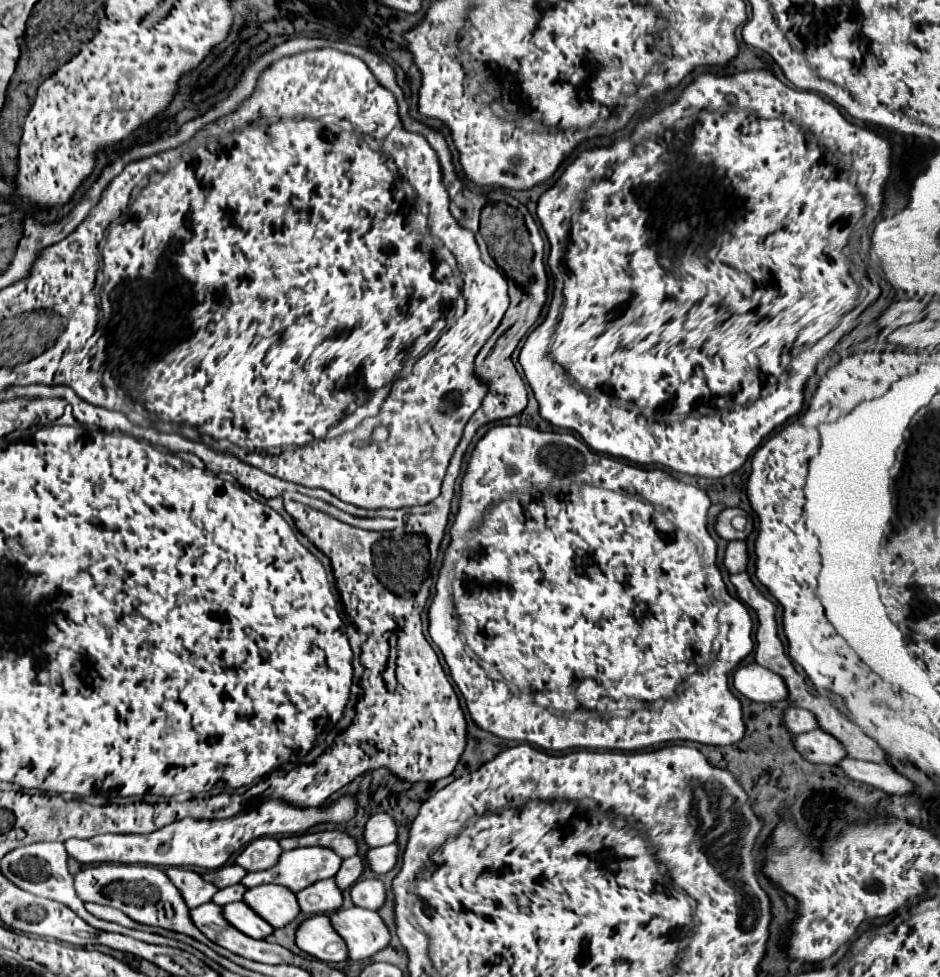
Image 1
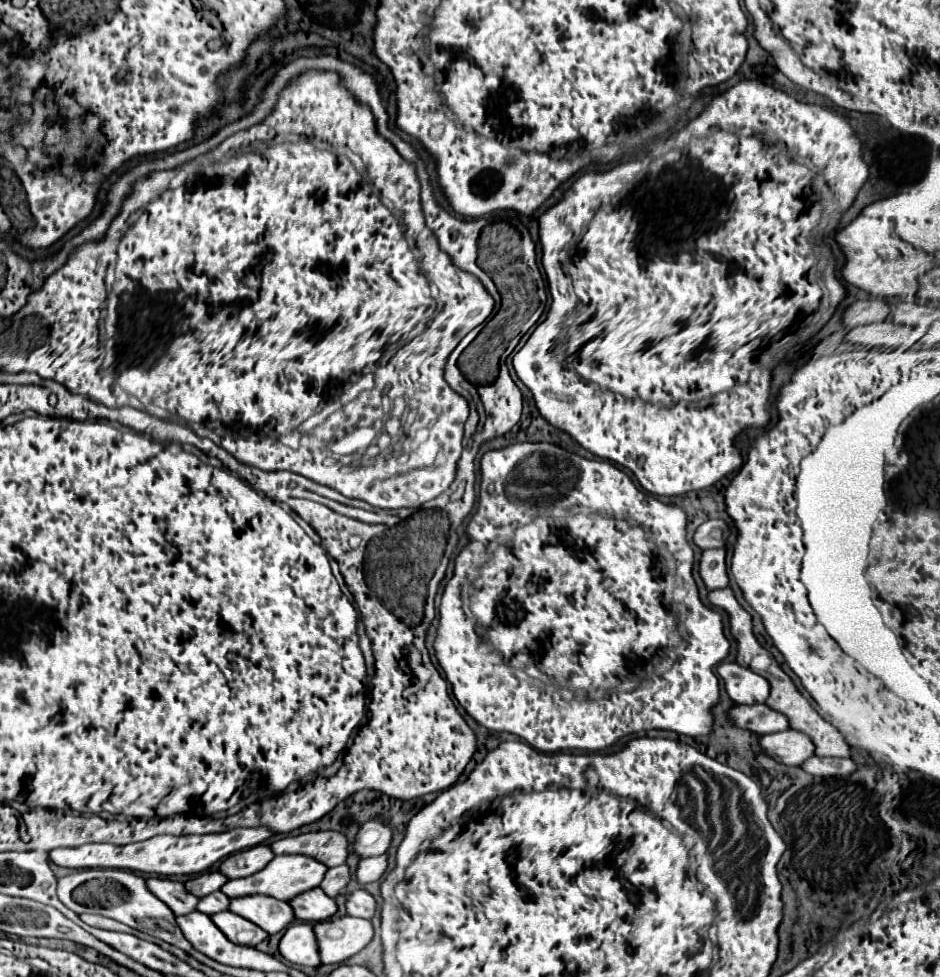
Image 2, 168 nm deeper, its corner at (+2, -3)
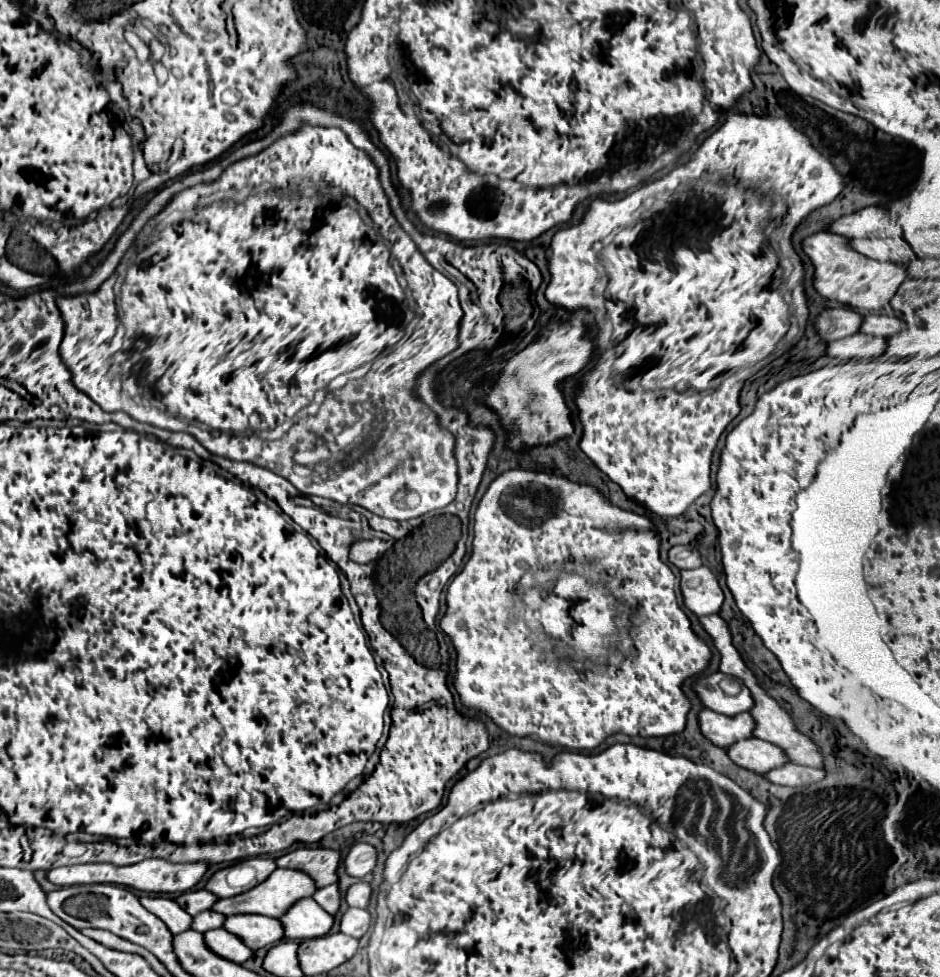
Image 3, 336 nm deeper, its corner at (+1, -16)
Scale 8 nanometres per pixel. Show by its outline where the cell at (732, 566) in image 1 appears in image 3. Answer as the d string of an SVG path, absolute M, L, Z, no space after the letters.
M707 566L683 570L679 586L685 608L691 610L695 616L709 616L721 610L723 590L719 588L715 574Z

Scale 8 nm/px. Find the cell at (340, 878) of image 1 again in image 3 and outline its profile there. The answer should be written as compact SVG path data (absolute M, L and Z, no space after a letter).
M329 884L329 886L321 888L321 890L317 890L315 896L313 896L313 900L315 900L325 912L335 914L335 912L339 910L339 902L341 902L341 896L339 896L339 888L337 888L337 884Z

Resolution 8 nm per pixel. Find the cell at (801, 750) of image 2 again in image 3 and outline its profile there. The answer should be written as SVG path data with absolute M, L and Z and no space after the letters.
M749 738L749 740L739 740L737 744L731 744L727 750L727 756L741 768L747 768L751 772L763 774L769 772L777 766L783 766L785 754L781 748L777 748L771 742L759 740L759 738Z

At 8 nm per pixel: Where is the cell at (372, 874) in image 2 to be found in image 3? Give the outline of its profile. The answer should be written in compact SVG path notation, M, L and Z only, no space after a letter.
M357 882L353 886L349 886L345 900L351 908L367 908L369 904L369 896L371 896L371 888L367 882Z

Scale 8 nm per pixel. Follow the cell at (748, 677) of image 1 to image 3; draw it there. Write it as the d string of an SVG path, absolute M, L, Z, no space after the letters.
M709 674L709 678L697 678L693 684L693 690L705 708L719 712L719 714L725 714L725 716L735 716L739 712L751 710L753 698L745 686L741 686L739 694L731 696L731 694L725 694L721 690L715 676L717 674Z

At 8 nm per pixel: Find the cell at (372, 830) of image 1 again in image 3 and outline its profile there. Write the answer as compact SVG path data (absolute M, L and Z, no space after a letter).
M355 844L343 858L345 872L353 878L363 878L373 870L375 860L377 860L377 850L371 844Z

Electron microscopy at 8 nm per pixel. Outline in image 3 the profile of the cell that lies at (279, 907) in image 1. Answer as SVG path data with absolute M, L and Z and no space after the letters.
M235 914L225 918L223 928L233 932L247 948L259 950L263 946L283 940L283 928L277 918L261 914Z

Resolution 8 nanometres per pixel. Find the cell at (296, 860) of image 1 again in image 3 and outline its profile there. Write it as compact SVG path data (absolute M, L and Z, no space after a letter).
M277 868L269 880L261 882L257 888L241 894L241 896L231 896L231 898L223 898L217 900L217 904L213 904L213 912L221 912L223 916L233 916L233 914L263 914L263 916L271 916L271 918L279 918L281 914L285 914L285 908L291 908L291 904L295 904L297 900L305 898L305 896L313 896L315 892L315 884L313 880L299 872L299 870L281 870Z

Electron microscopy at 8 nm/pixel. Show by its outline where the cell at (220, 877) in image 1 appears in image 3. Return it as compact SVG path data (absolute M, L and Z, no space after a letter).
M191 890L191 892L183 892L181 896L177 896L175 902L191 916L197 916L197 914L209 910L217 902L217 896L207 890Z

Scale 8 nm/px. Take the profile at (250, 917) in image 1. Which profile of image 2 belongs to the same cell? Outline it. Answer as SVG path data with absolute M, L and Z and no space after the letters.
M220 911L210 917L214 925L232 941L238 945L256 947L260 941L268 937L268 933L260 927L256 927L252 921L246 921L244 917L232 913L232 911Z

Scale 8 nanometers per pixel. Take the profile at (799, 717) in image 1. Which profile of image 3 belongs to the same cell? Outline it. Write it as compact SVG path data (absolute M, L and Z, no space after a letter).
M703 708L699 712L701 734L705 738L709 738L709 742L713 742L715 746L721 746L721 748L731 746L737 740L751 738L753 728L755 728L755 722L753 722L749 712L743 712L743 714L737 714L737 716L717 714L709 708Z

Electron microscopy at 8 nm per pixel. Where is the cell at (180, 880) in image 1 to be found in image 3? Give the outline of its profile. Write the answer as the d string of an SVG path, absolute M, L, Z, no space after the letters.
M143 896L141 904L153 912L157 918L161 918L165 922L165 926L169 928L169 932L179 934L189 930L191 926L191 916L183 912L183 908L171 900L171 898L163 898L163 896Z

